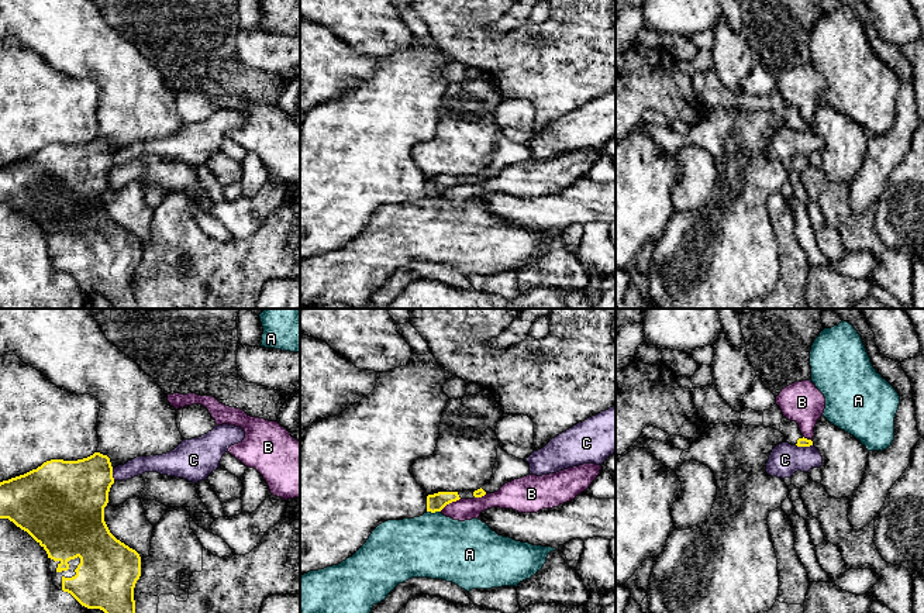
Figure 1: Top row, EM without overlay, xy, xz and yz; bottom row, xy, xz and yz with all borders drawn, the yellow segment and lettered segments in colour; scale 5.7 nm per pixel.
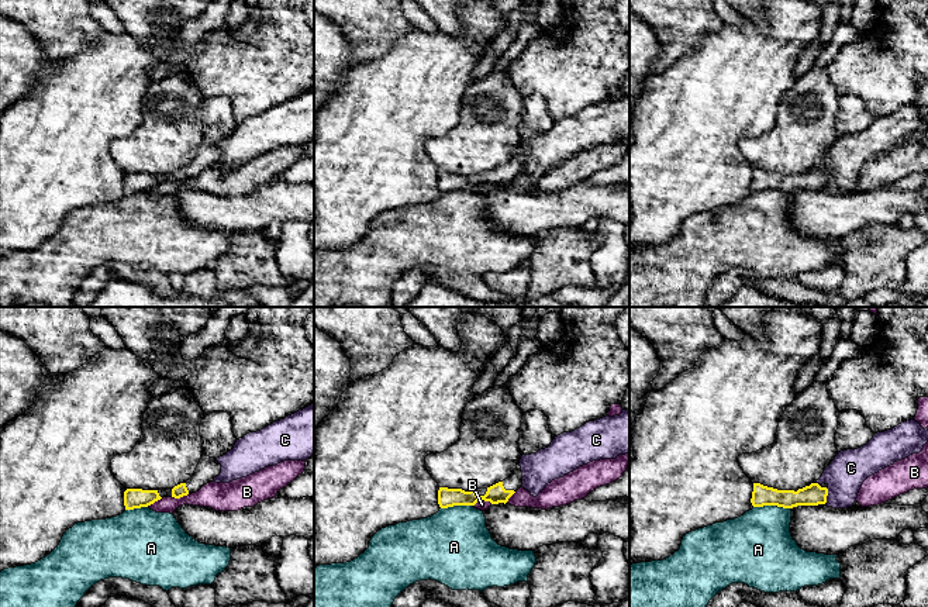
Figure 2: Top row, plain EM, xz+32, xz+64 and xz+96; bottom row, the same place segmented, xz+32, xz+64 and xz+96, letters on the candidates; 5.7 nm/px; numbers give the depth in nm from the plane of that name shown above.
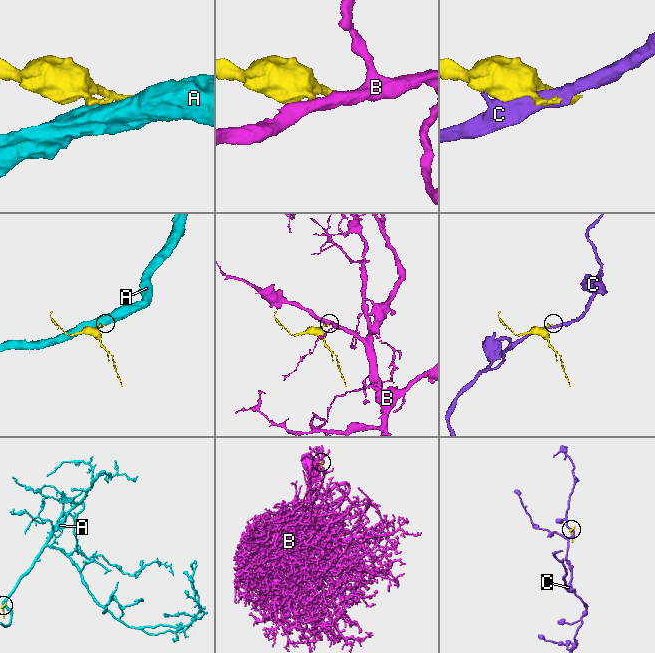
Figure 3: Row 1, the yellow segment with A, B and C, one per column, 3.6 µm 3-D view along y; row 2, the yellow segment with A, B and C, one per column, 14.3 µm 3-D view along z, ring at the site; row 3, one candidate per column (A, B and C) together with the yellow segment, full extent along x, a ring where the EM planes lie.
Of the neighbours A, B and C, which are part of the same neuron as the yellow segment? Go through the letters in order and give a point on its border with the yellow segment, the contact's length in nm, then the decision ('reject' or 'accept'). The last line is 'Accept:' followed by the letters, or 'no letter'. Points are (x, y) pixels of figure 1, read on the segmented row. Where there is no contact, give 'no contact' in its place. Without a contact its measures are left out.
A: xz (434, 512) | 80 nm | reject
B: xz (450, 502) | 140 nm | reject
C: yz (804, 446) | 100 nm | reject
Accept: no letter

